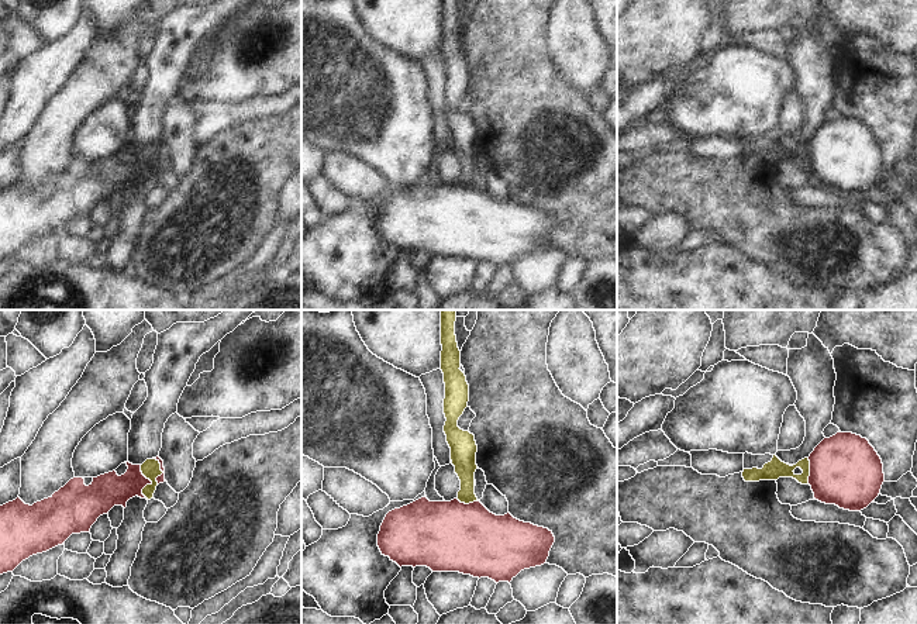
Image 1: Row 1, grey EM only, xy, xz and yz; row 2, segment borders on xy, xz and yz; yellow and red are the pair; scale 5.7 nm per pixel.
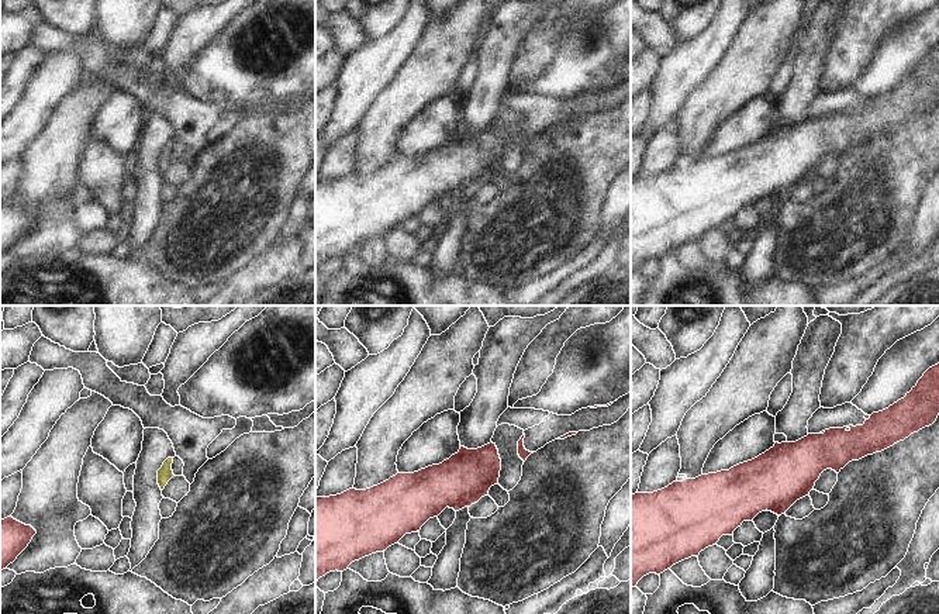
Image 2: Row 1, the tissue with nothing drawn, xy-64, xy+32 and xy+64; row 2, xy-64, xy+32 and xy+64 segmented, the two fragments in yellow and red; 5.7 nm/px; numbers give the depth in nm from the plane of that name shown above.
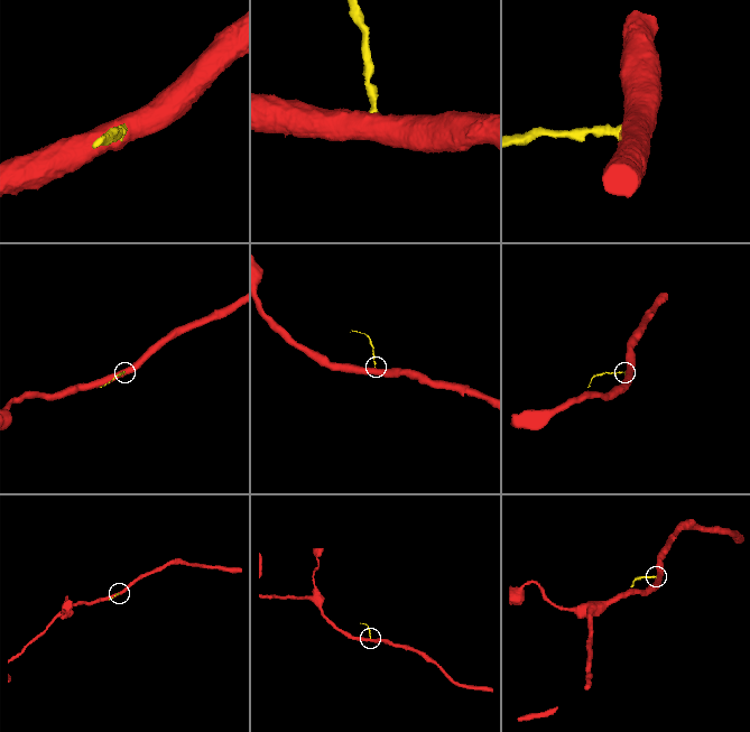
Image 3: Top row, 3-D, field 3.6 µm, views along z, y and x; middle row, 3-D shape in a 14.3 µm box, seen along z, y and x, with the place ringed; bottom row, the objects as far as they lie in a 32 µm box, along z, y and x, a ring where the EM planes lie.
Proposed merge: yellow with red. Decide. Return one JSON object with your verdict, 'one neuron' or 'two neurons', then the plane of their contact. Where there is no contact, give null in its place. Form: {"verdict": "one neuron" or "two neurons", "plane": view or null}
{"verdict": "two neurons", "plane": "xy"}

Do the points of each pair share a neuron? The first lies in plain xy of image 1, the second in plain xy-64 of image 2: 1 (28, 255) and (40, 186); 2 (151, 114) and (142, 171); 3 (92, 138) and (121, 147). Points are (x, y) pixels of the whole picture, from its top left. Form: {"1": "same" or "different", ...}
{"1": "same", "2": "same", "3": "same"}

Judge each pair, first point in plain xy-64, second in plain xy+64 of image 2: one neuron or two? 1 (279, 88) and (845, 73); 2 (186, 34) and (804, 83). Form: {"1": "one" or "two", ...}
{"1": "two", "2": "one"}

